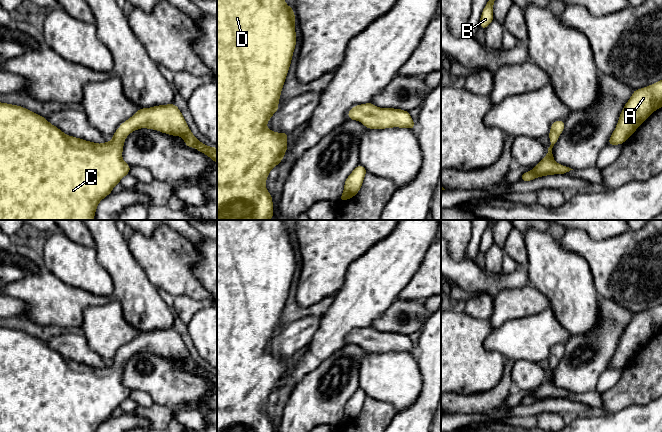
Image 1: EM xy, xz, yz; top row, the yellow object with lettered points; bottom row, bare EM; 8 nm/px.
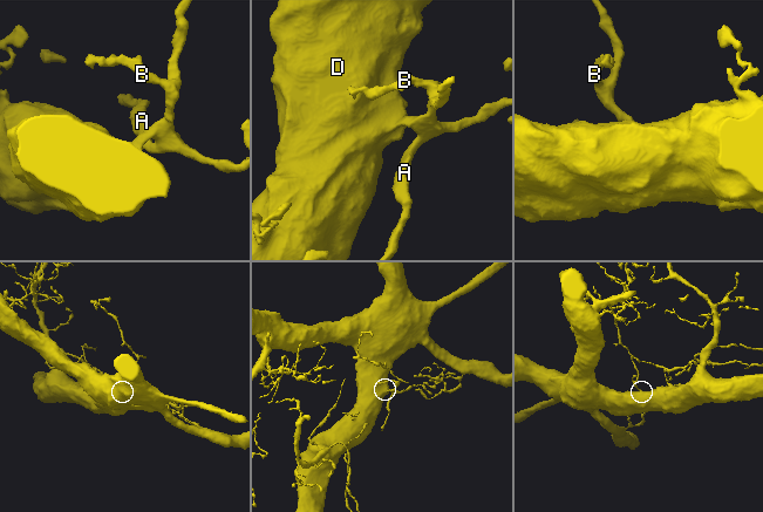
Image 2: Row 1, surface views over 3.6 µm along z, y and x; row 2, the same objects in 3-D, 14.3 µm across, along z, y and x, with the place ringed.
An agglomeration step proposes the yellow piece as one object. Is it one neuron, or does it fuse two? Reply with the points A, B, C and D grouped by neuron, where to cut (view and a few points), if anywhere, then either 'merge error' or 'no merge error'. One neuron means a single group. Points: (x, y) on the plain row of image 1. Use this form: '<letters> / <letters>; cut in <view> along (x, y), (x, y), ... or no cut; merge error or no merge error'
A B C D; no cut; no merge error

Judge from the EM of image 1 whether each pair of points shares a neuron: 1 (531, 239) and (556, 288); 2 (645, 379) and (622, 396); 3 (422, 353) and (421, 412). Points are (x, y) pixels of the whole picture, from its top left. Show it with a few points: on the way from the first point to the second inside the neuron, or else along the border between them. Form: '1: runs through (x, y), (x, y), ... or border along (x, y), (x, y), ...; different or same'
1: runs through (543, 251), (550, 268), (556, 276); same
2: runs through (639, 384), (628, 391); same
3: runs through (430, 368), (429, 397); same

